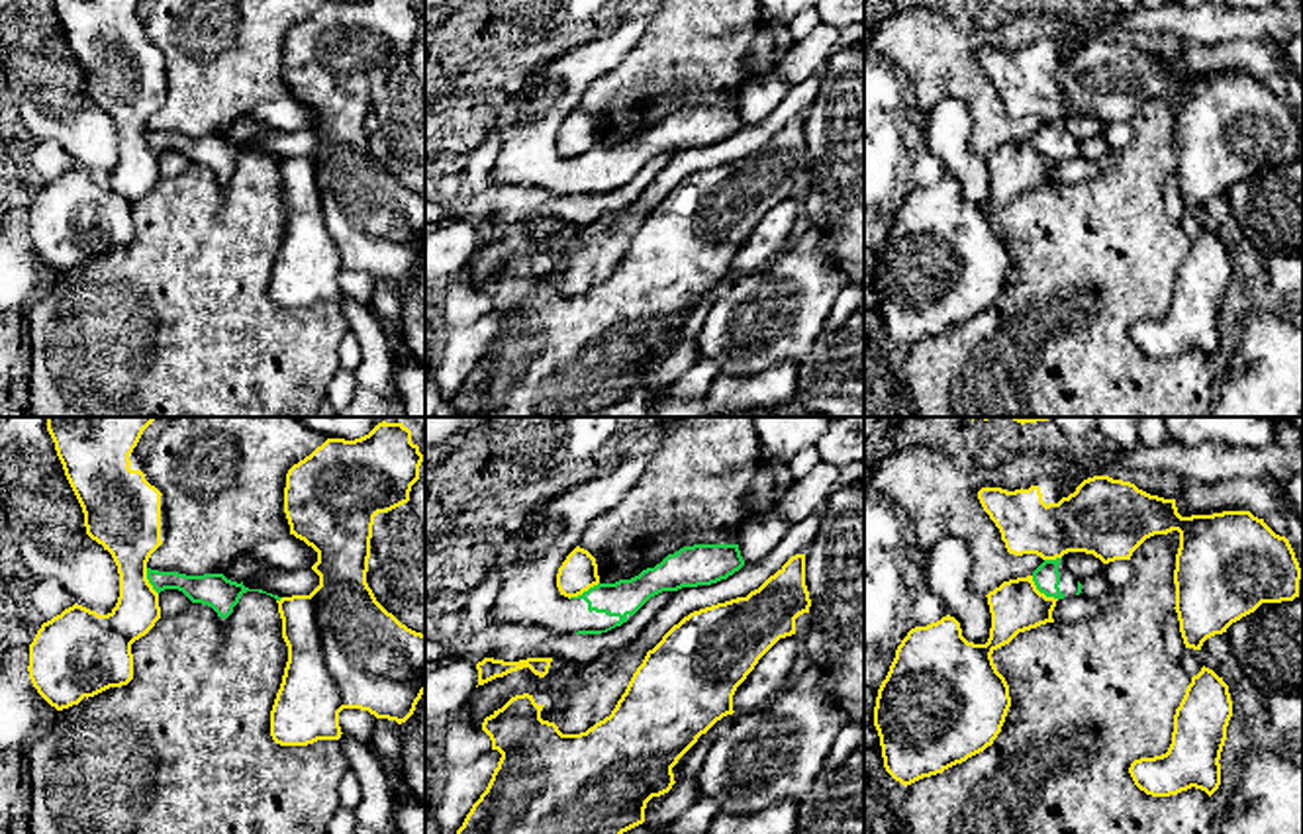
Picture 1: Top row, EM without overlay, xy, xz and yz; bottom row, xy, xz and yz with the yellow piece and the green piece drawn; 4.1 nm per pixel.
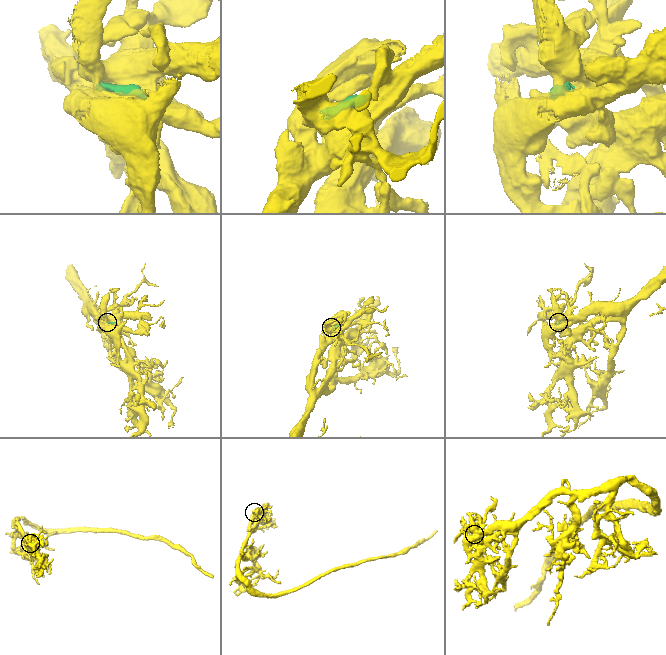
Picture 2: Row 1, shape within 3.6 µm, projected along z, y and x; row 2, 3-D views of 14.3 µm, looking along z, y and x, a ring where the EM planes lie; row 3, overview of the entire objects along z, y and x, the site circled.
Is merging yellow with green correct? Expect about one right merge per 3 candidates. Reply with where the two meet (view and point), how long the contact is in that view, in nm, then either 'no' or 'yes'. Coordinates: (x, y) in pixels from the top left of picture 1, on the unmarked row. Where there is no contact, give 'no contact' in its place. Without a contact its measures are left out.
contact yz (1039, 153); length 150 nm; no

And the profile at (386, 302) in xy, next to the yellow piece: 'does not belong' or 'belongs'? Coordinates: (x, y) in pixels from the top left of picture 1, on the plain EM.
does not belong

